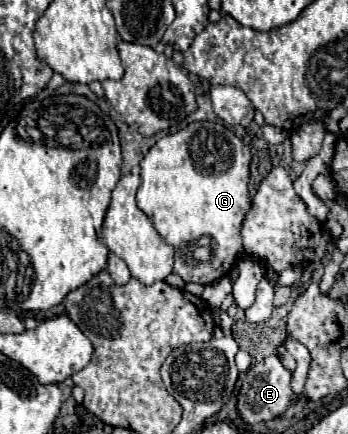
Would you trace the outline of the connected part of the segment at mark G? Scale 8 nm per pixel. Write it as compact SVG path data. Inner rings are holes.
M191 122L175 134L167 134L155 142L155 146L141 160L141 186L137 190L137 206L153 222L159 236L175 248L173 272L185 282L211 284L223 278L237 256L241 246L241 222L249 210L249 164L251 146L225 124Z

